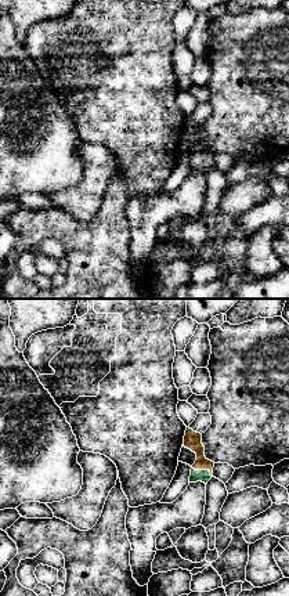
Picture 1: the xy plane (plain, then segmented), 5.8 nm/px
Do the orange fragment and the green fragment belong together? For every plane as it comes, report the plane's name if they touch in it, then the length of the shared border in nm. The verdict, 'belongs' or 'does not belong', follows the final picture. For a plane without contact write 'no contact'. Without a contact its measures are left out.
meets orange in xy; contact 130 nm long

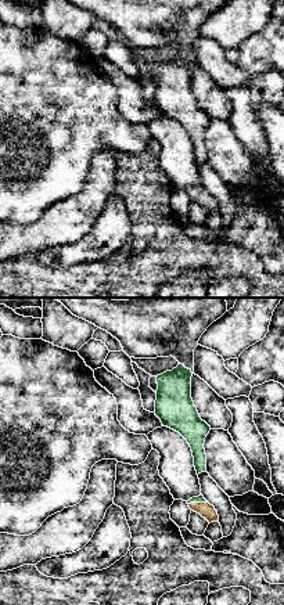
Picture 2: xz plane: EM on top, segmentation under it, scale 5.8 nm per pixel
meets orange in xz; contact 110 nm long

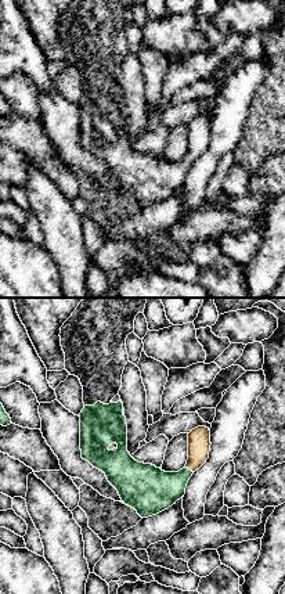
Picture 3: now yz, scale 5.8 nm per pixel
meets orange in yz; contact 70 nm long

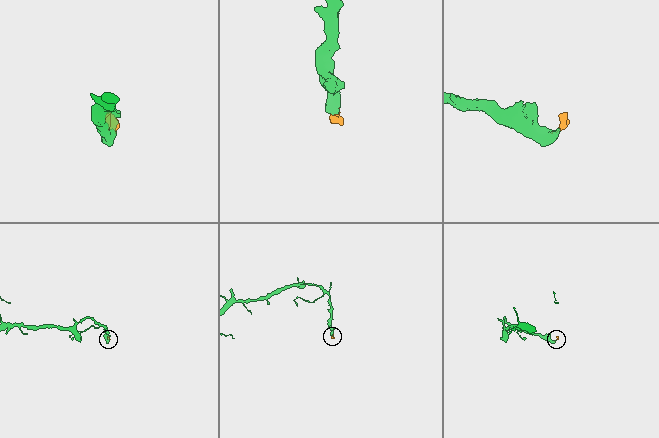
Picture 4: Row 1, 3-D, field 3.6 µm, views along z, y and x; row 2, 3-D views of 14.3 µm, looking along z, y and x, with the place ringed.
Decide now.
belongs

